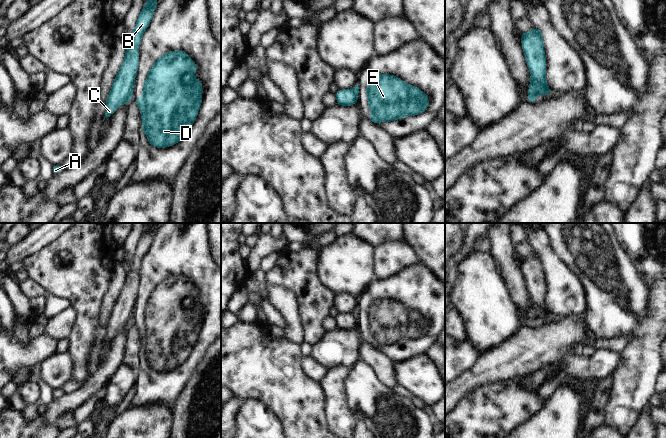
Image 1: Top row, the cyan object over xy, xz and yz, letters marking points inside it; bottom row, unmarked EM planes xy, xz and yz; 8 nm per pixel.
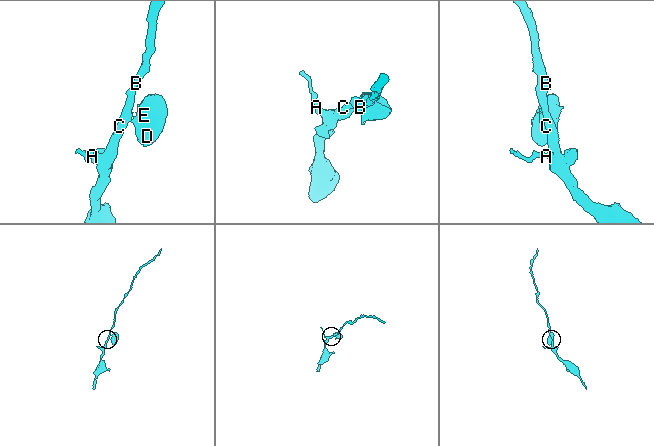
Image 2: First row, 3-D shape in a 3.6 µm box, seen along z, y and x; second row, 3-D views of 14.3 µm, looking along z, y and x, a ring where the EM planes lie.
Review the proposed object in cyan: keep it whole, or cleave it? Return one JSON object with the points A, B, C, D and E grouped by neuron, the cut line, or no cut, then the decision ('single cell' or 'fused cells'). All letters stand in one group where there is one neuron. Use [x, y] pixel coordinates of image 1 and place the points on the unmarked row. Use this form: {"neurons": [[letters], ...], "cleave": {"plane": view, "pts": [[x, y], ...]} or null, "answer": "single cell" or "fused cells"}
{"neurons": [["A", "B", "C"], ["D", "E"]], "cleave": {"plane": "yz", "pts": [[531, 300], [538, 307], [546, 308]]}, "answer": "fused cells"}

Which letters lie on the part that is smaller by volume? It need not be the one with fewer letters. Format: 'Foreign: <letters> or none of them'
Foreign: D, E

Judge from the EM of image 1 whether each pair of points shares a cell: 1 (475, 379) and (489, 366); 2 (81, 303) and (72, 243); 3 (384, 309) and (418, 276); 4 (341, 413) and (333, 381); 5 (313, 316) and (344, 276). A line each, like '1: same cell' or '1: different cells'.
1: same cell
2: same cell
3: same cell
4: same cell
5: different cells

